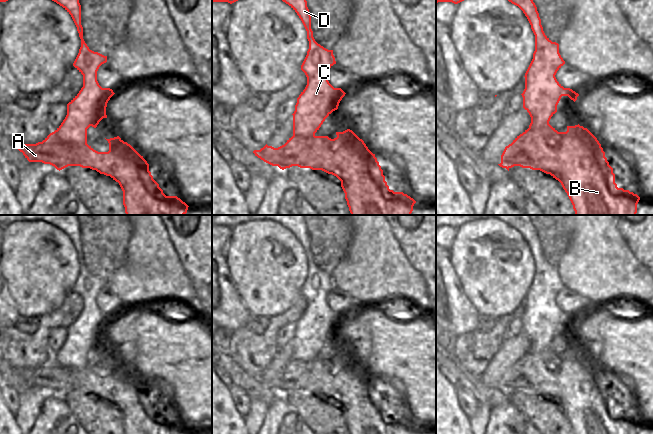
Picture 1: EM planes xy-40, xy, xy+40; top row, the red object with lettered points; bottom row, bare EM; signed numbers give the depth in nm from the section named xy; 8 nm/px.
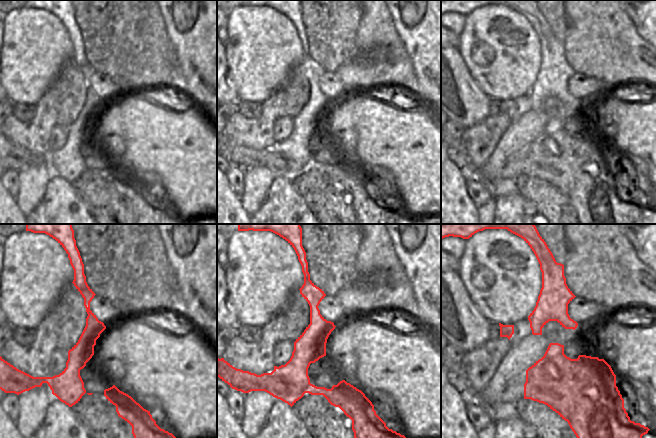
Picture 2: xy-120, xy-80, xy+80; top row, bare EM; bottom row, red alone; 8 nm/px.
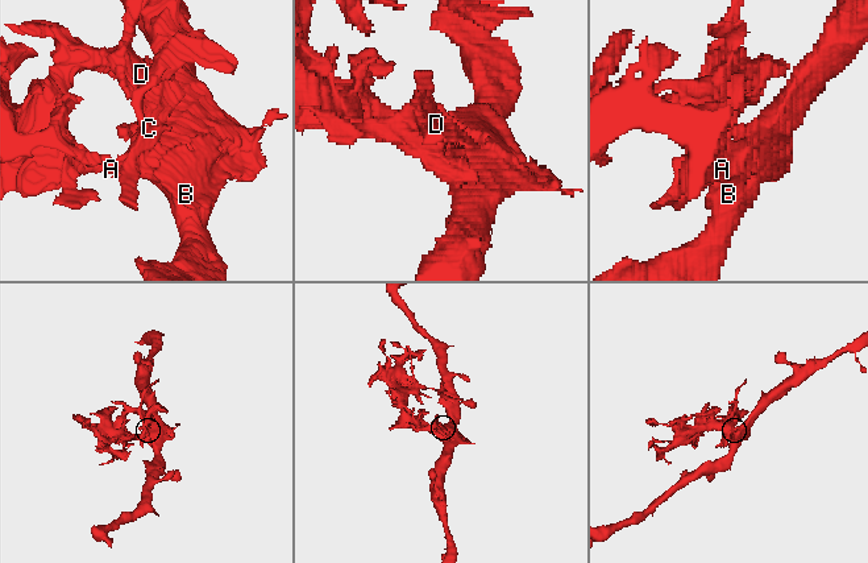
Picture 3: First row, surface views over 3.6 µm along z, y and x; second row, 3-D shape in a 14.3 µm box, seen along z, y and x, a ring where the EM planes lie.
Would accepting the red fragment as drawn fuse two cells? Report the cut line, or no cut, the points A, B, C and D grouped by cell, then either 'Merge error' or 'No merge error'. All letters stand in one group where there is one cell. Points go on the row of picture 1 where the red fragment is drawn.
Split along xy-40 (86, 143), (65, 143), (58, 150). Groups: A C D / B. Merge error

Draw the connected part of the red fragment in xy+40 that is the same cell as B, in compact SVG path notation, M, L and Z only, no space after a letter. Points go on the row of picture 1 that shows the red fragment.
M550 124L542 128L528 128L510 145L505 147L501 155L501 163L498 165L509 171L511 163L516 161L522 168L550 174L561 183L573 205L575 215L636 215L640 197L629 190L617 187L613 168L609 165L601 144L587 128L579 124L567 126L566 132L558 132Z

